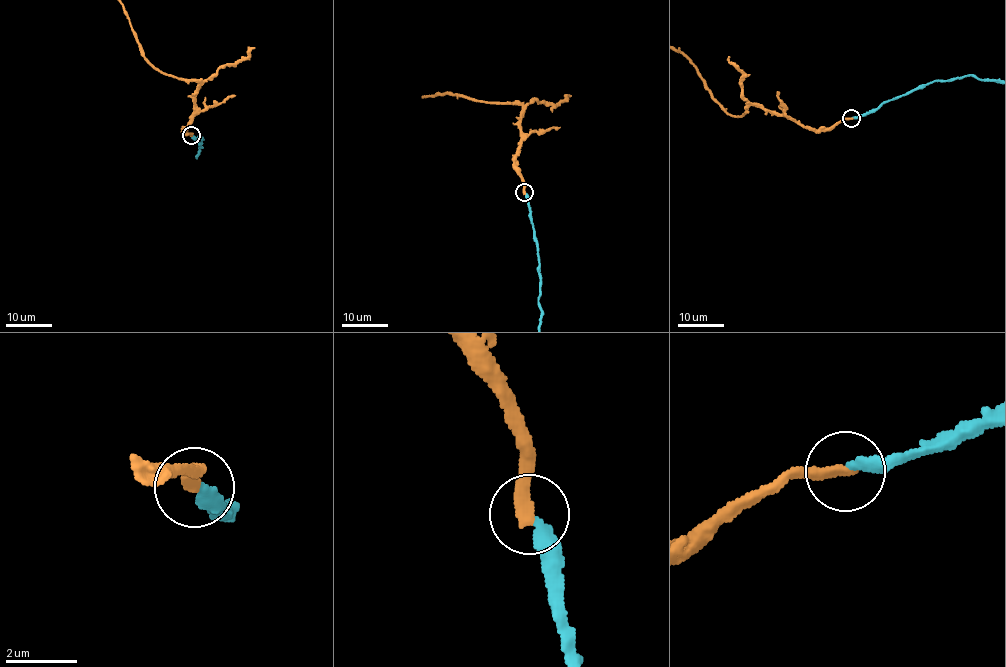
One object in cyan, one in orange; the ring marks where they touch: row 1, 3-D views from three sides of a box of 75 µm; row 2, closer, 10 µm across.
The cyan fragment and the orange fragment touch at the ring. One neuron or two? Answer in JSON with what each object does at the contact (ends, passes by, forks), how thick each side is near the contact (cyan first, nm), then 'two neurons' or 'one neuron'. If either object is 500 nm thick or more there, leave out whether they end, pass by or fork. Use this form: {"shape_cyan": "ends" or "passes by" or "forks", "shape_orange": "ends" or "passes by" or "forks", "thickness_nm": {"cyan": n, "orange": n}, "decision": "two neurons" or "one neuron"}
{"shape_cyan": "ends", "shape_orange": "ends", "thickness_nm": {"cyan": 320, "orange": 320}, "decision": "two neurons"}

